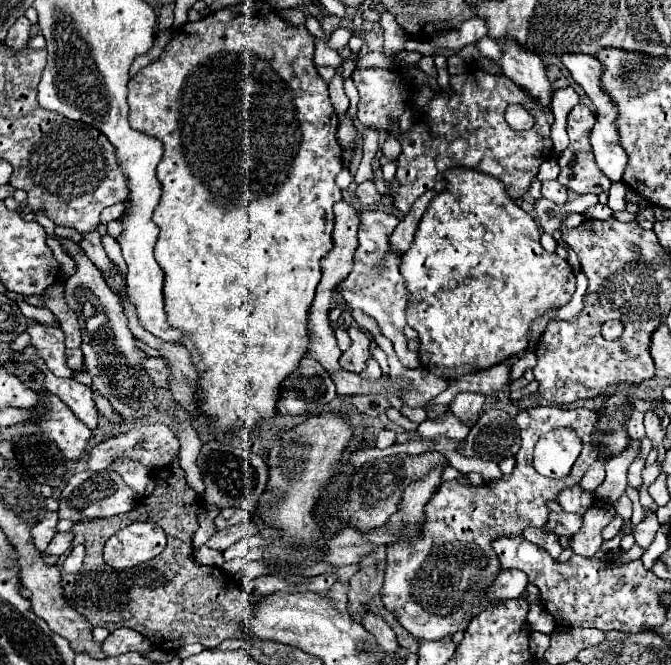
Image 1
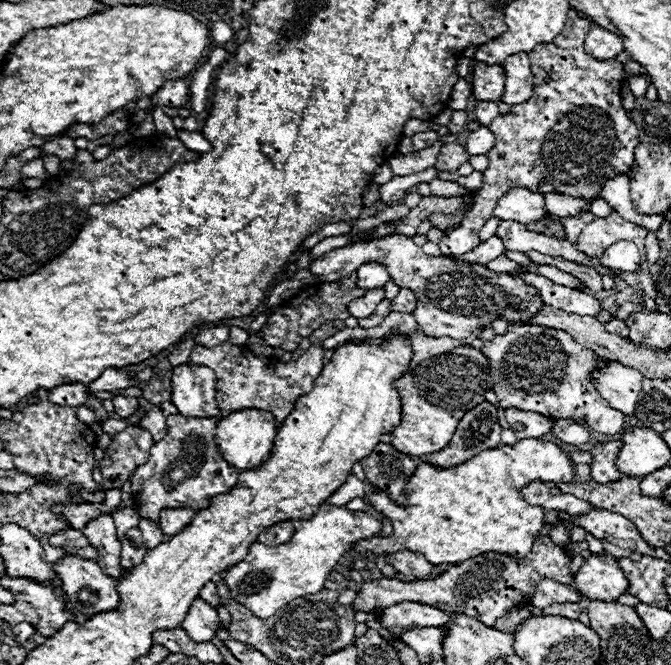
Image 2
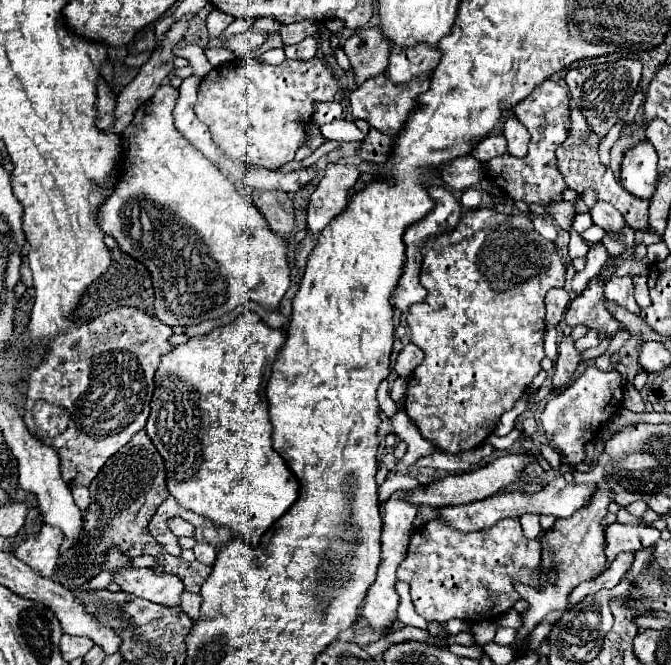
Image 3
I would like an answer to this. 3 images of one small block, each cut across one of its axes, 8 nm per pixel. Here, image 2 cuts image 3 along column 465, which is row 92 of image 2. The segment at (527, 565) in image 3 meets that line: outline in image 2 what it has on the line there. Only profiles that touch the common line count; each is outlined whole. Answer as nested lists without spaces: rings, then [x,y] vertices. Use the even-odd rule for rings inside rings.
[[[570,8],[568,22],[560,32],[560,38],[556,38],[556,42],[548,42],[548,46],[536,46],[536,50],[532,50],[530,54],[532,74],[534,74],[532,98],[528,98],[528,102],[522,102],[520,106],[510,106],[508,114],[496,116],[488,126],[496,136],[496,146],[486,154],[490,164],[484,170],[482,188],[472,192],[474,204],[472,210],[462,220],[462,224],[456,230],[448,232],[438,244],[442,254],[460,256],[476,248],[480,244],[478,242],[480,228],[492,218],[492,208],[496,206],[496,202],[512,188],[530,188],[540,194],[558,192],[558,194],[568,194],[572,198],[594,200],[600,198],[600,190],[604,188],[604,182],[608,182],[608,178],[626,174],[634,166],[634,150],[640,144],[640,140],[638,140],[636,124],[628,118],[628,112],[622,108],[620,86],[624,80],[624,68],[616,58],[608,62],[596,62],[596,58],[590,58],[590,54],[584,52],[584,38],[588,30],[590,30],[590,22],[586,18],[580,18],[578,12]]]

